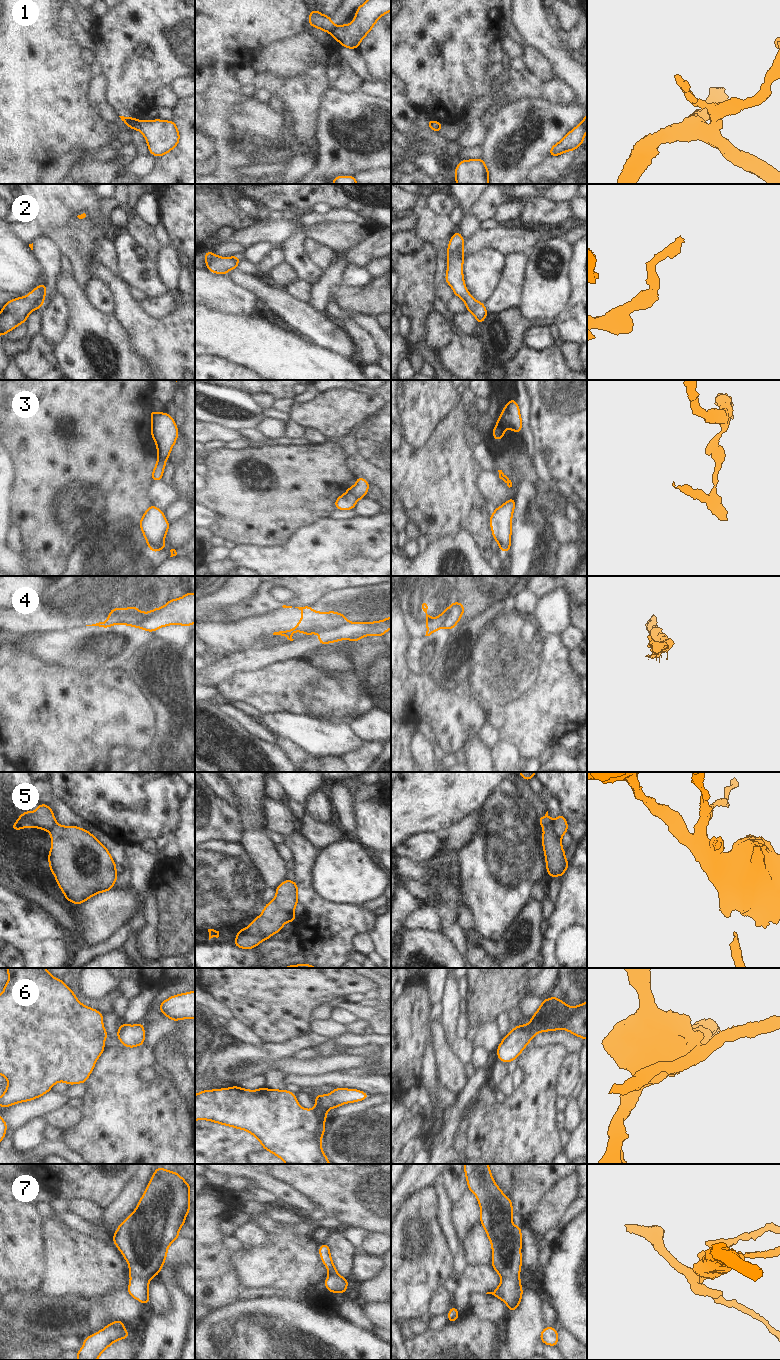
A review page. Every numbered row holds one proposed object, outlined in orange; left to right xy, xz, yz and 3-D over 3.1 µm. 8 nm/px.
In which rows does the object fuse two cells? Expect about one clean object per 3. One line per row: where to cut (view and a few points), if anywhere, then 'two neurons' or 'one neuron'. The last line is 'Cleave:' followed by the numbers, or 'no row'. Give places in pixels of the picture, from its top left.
1: xy (140, 121), (137, 129) | two neurons
2: no cut | one neuron
3: xz (347, 490), (358, 498) | two neurons
4: xz (348, 622), (319, 633) | two neurons
5: yz (541, 823), (546, 827), (550, 827), (560, 838) | two neurons
6: yz (527, 1024), (527, 1027), (534, 1033) | two neurons
7: no cut | one neuron
Cleave: 1, 3, 4, 5, 6

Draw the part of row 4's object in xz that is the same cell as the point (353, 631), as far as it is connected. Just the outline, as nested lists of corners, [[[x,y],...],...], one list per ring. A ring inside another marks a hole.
[[[391,616],[377,622],[352,622],[319,633],[319,645],[340,640],[359,642],[363,636],[383,636],[391,628]]]

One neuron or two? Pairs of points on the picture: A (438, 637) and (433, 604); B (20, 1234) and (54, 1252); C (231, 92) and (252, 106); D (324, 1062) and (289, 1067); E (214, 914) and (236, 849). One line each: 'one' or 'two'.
A: two
B: two
C: two
D: one
E: one

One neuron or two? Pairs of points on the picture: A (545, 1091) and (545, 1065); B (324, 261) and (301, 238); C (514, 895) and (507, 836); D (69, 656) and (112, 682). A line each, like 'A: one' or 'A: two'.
A: one
B: two
C: one
D: two

